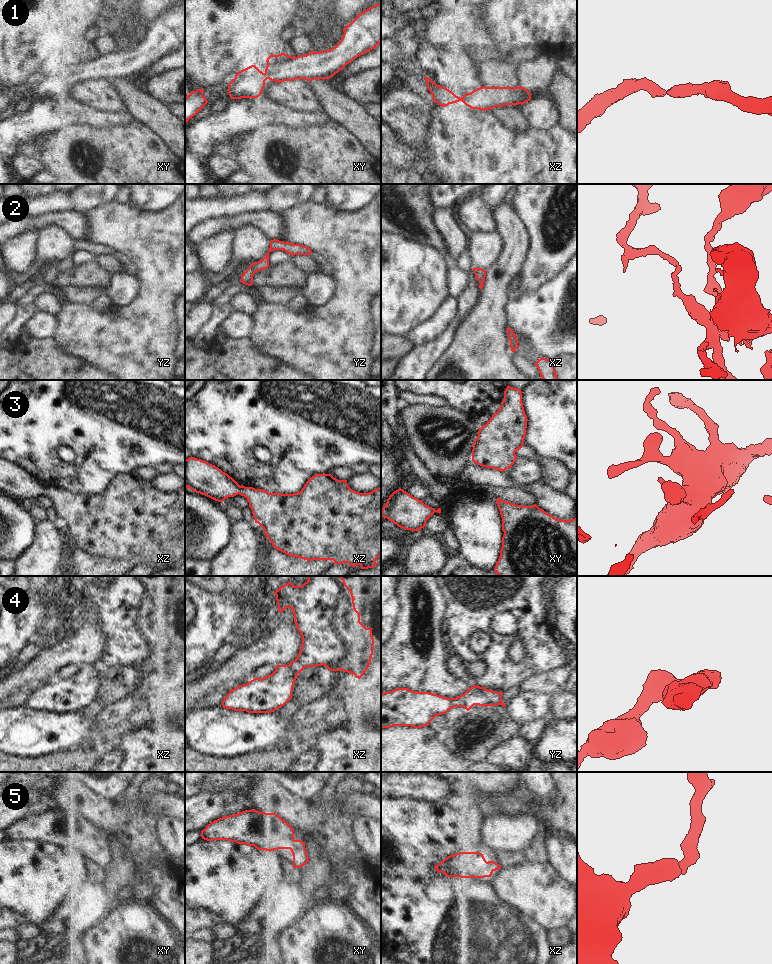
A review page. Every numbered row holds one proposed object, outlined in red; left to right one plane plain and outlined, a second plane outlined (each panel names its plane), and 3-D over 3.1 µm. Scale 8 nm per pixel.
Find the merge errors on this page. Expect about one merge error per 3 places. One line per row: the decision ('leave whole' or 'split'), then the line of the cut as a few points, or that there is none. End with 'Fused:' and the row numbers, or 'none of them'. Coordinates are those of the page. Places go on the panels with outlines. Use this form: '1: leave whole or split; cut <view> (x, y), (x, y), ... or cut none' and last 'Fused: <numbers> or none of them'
1: leave whole; cut none
2: leave whole; cut none
3: leave whole; cut none
4: leave whole; cut none
5: leave whole; cut none
Fused: none of them

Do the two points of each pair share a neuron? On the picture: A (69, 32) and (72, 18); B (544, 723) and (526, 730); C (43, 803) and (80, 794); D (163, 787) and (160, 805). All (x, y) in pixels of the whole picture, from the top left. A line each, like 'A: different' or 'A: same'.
A: different
B: same
C: different
D: different

